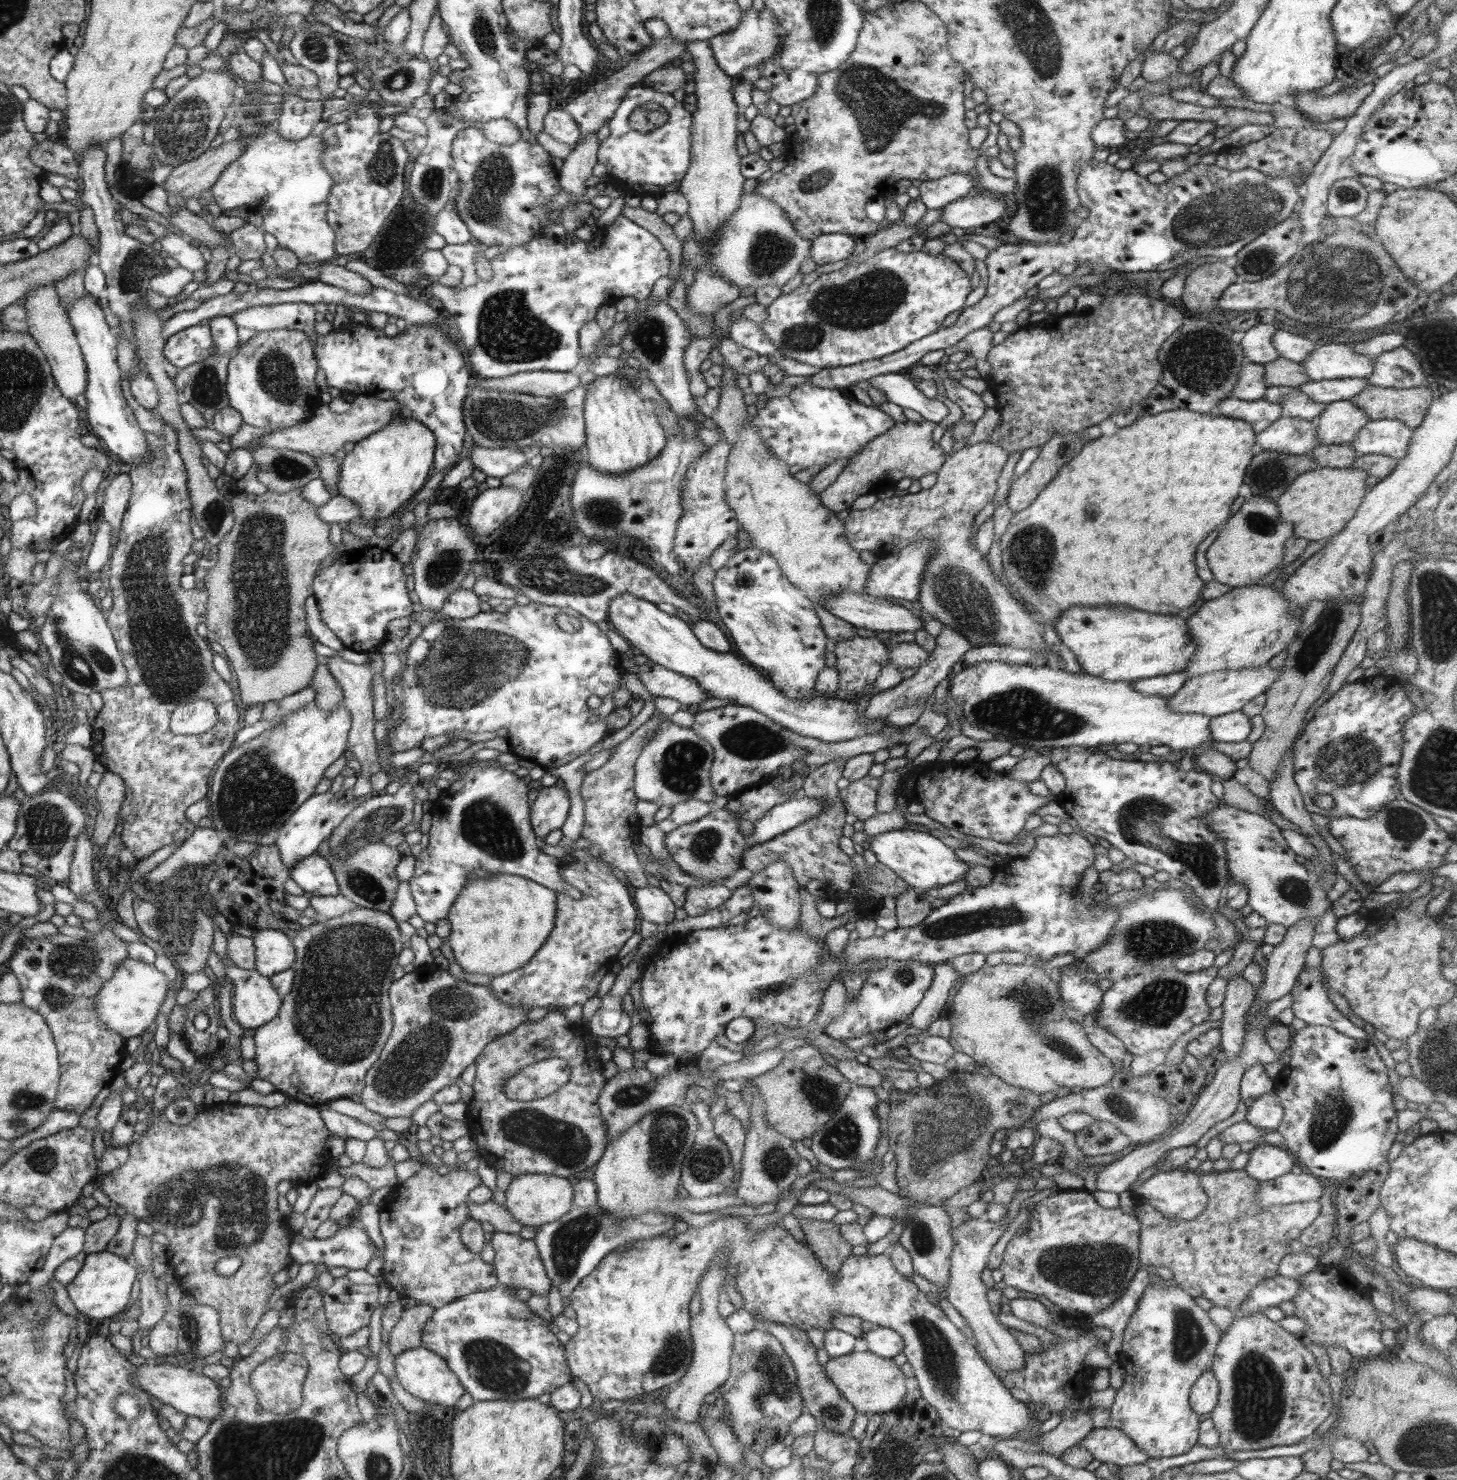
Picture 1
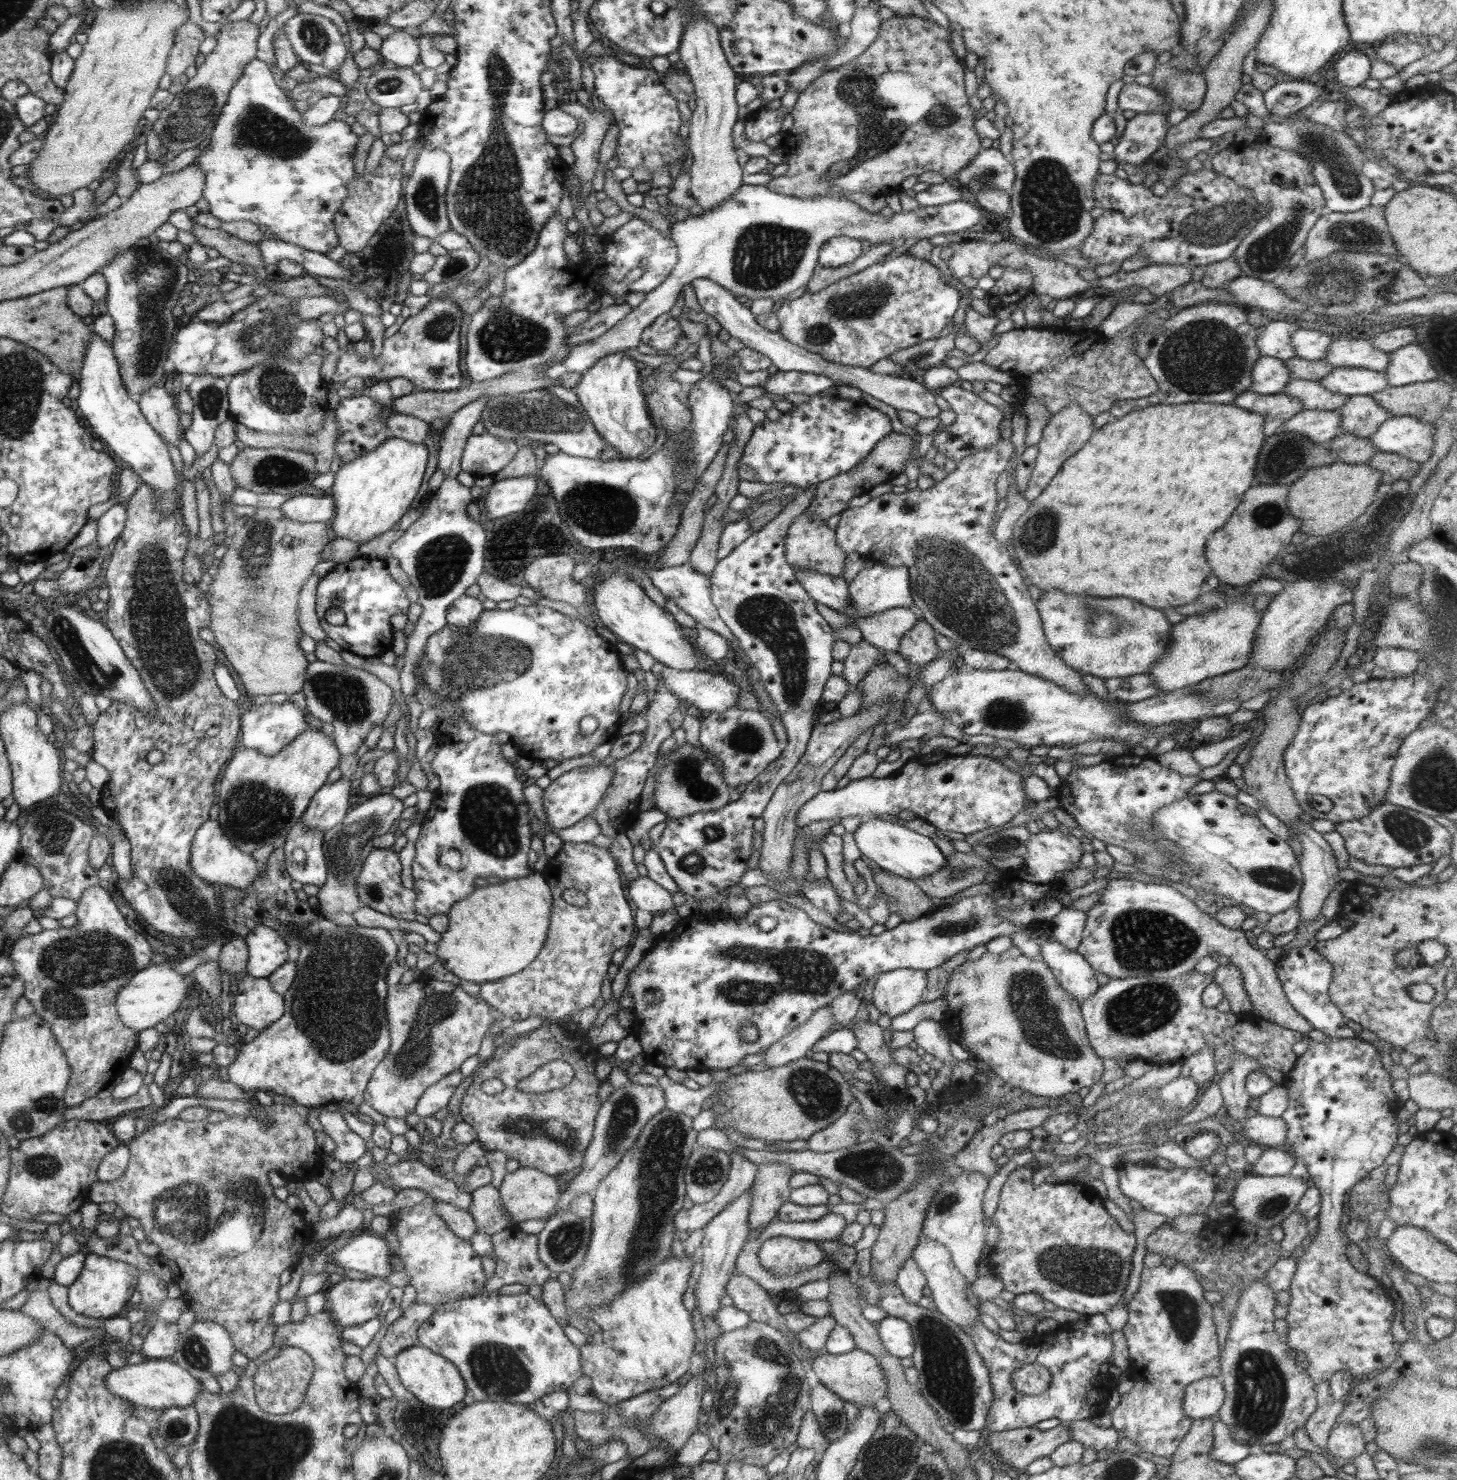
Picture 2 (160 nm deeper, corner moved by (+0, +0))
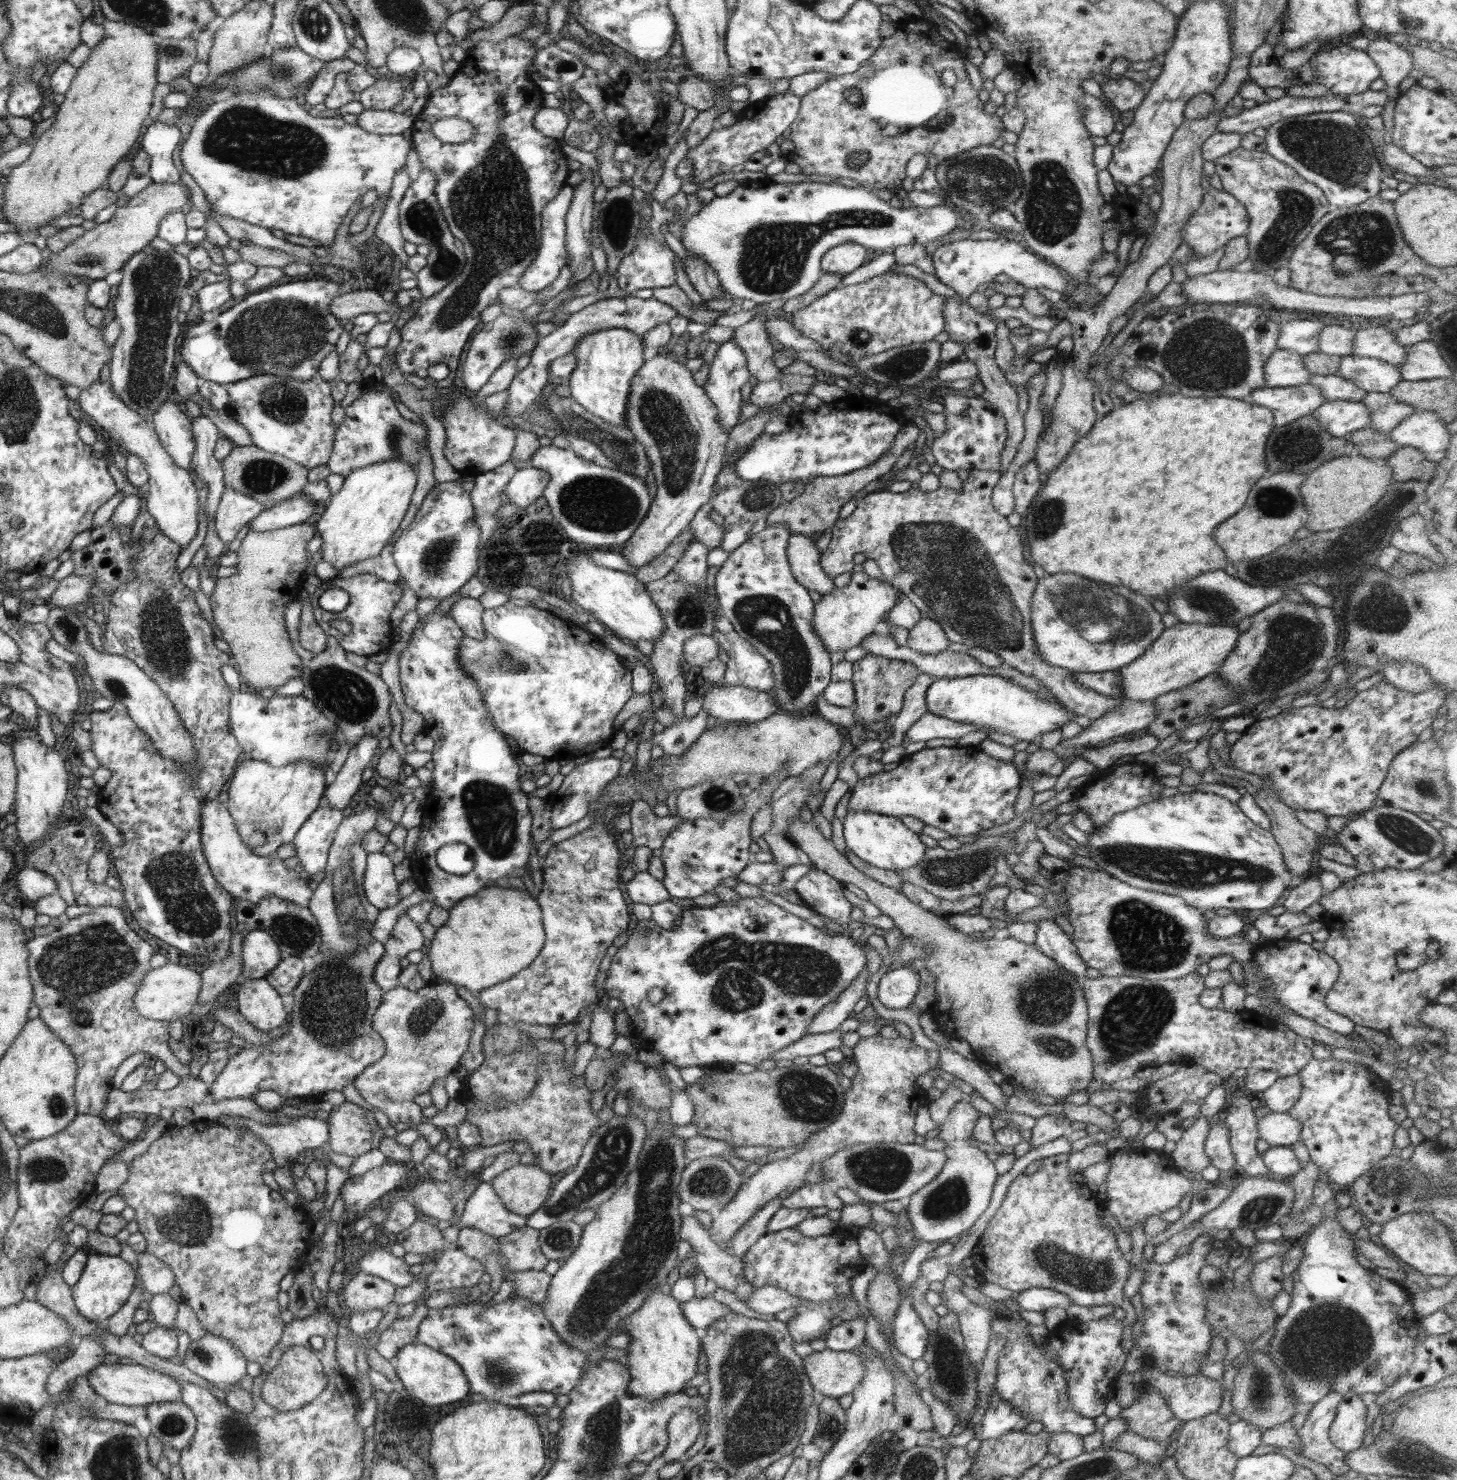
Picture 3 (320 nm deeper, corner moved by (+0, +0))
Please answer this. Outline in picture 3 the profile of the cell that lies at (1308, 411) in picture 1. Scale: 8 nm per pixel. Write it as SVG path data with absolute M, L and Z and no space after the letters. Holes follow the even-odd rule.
M1334 373L1331 375L1313 375L1308 384L1316 386L1328 402L1334 402L1334 400L1360 402L1368 393L1366 390L1360 390L1352 381L1340 373Z

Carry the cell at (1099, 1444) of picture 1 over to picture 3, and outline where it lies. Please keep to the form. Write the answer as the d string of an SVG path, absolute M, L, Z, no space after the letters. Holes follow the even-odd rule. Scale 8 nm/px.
M999 1315L992 1322L991 1335L1004 1337L1006 1344L998 1356L998 1368L995 1378L995 1390L1010 1406L1020 1411L1028 1423L1042 1423L1044 1431L1072 1432L1081 1436L1098 1431L1095 1420L1080 1416L1071 1405L1067 1395L1067 1376L1065 1370L1051 1358L1044 1356L1036 1342L1028 1334L1028 1324L1022 1320Z

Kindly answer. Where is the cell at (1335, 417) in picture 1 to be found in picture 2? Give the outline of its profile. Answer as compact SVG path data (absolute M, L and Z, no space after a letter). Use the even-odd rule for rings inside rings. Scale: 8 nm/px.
M1372 395L1349 397L1338 412L1341 414L1341 434L1350 433L1360 438L1372 436L1383 422L1393 417L1392 412L1376 404Z

